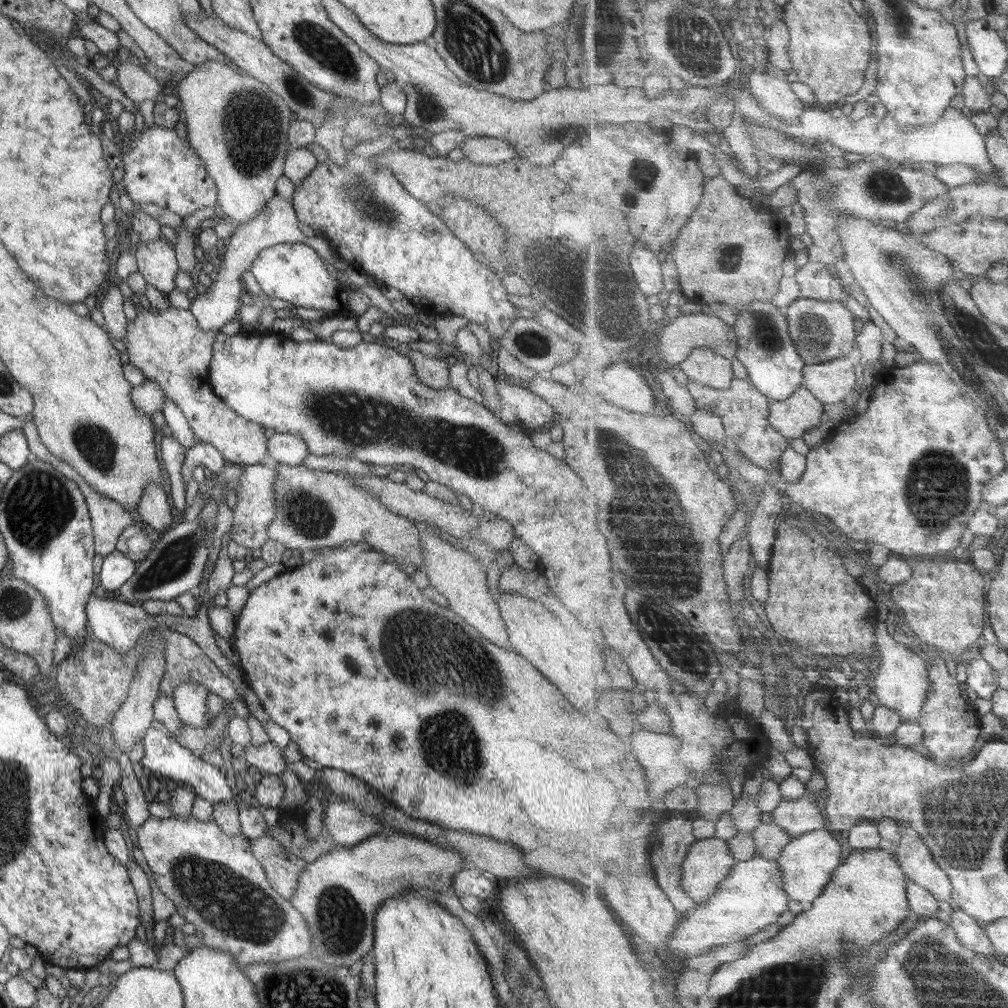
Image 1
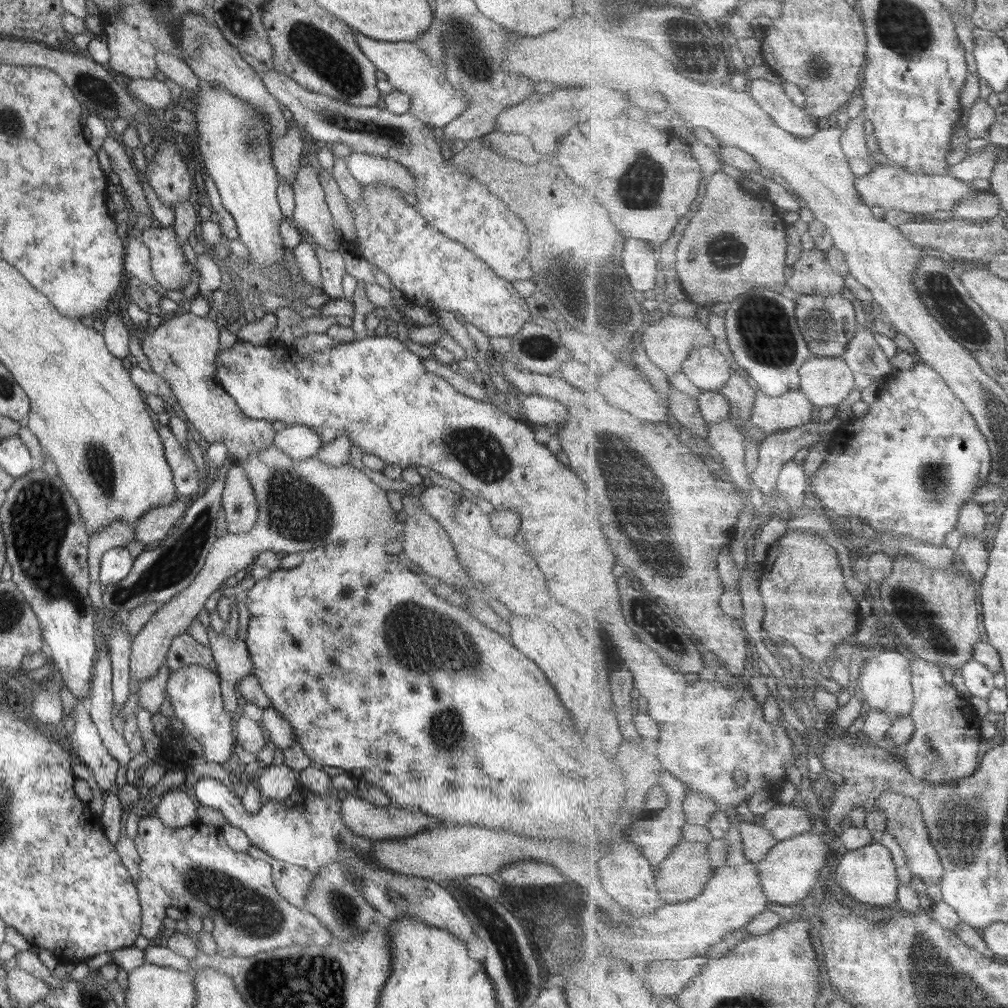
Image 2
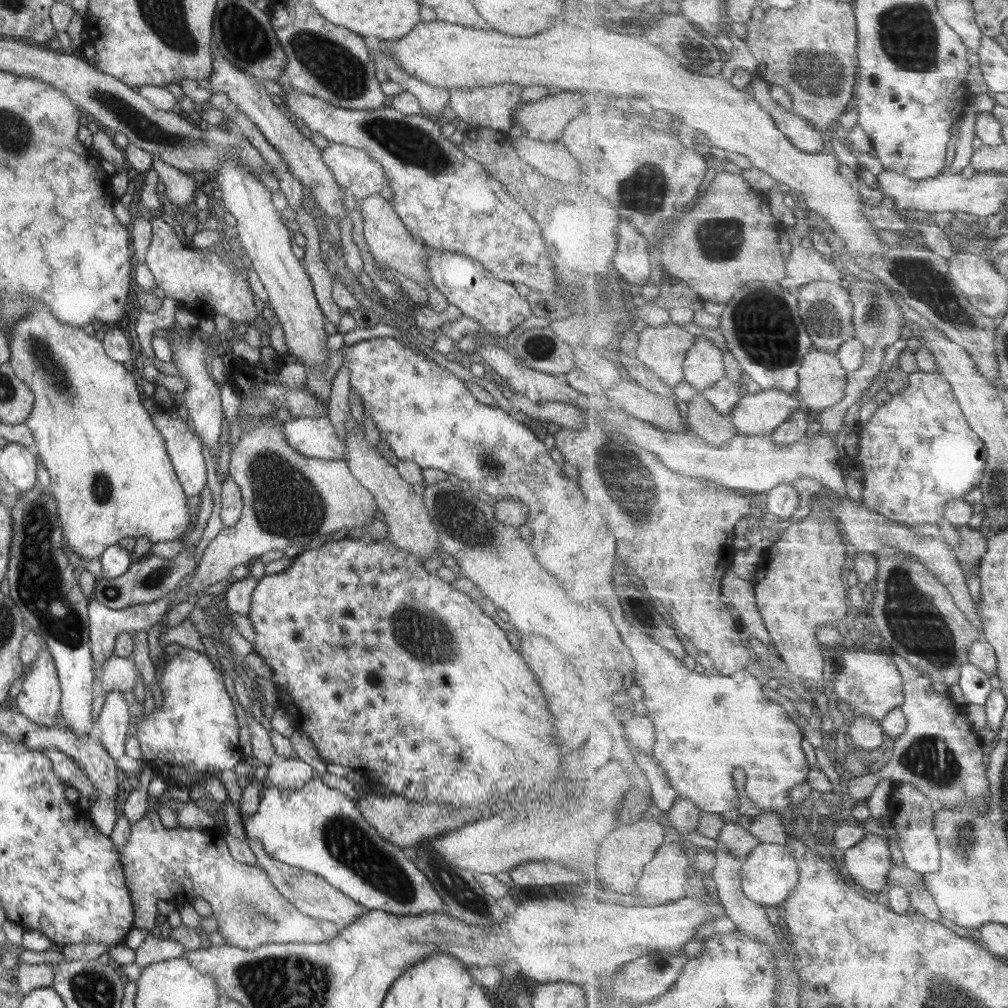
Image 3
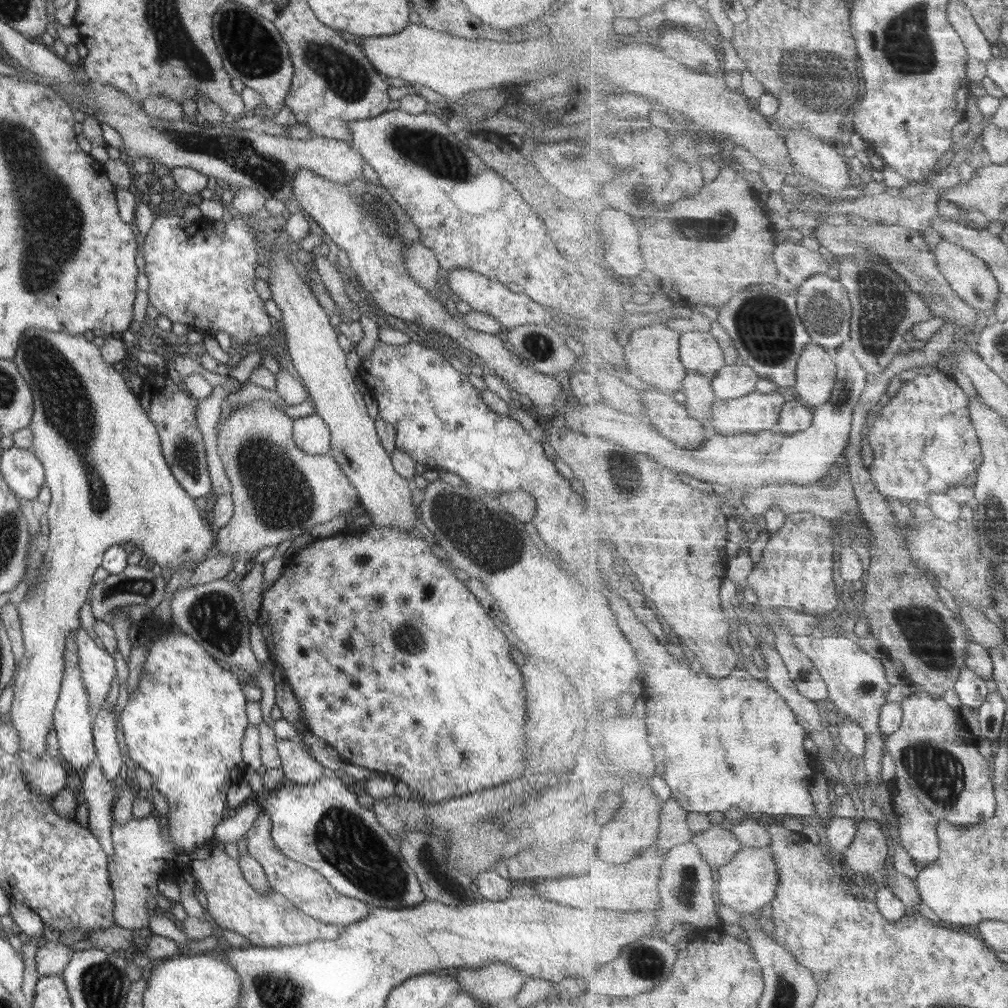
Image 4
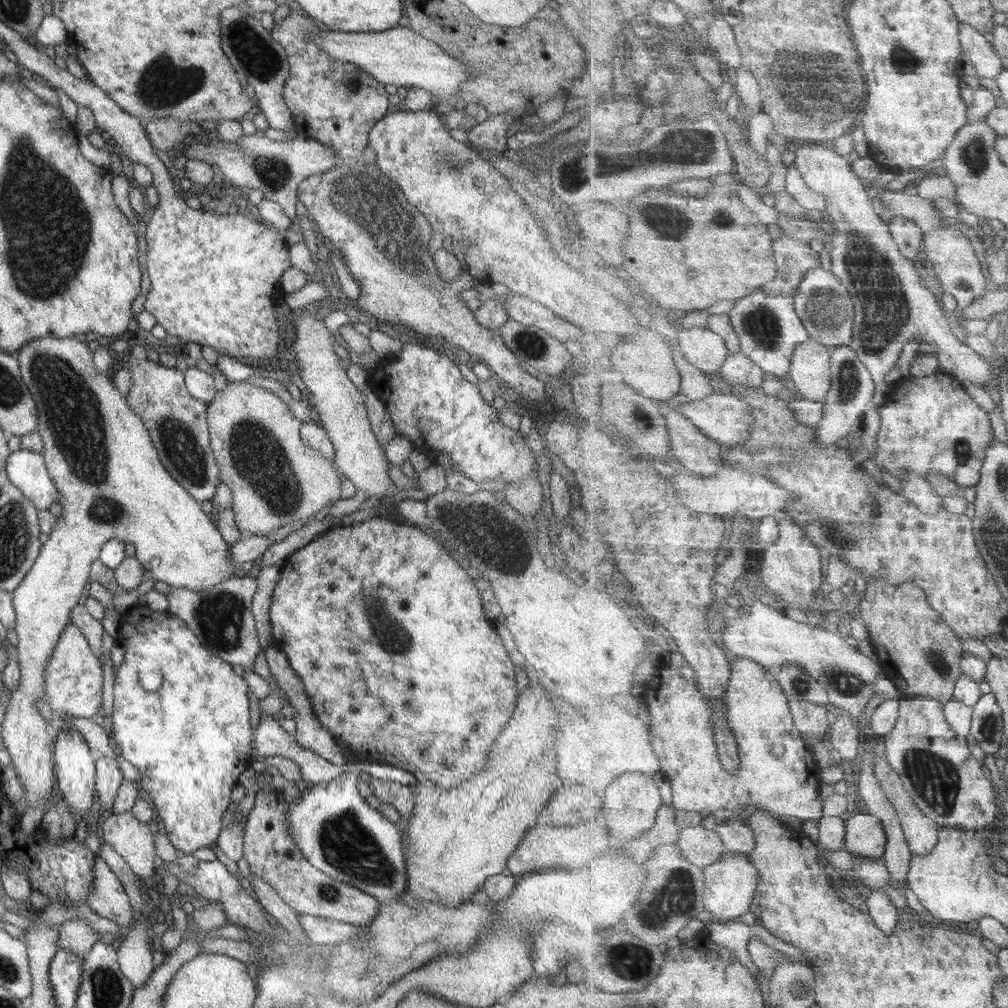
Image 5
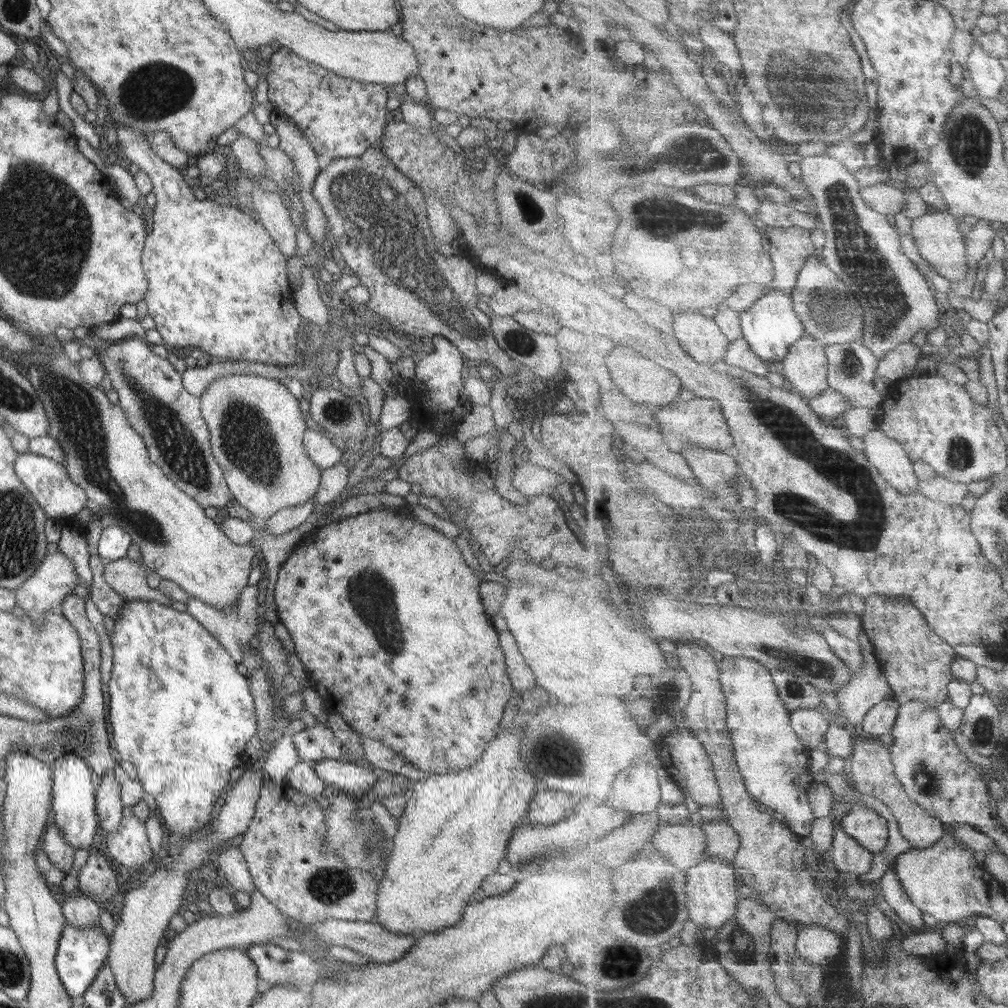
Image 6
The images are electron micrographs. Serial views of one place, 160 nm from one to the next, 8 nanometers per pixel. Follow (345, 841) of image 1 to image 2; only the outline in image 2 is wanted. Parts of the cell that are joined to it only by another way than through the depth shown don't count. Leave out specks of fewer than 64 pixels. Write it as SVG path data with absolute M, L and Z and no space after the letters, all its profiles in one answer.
M343 798L341 800L341 821L353 835L369 841L387 841L423 832L429 817L421 812L407 812L401 808L375 808L366 800Z

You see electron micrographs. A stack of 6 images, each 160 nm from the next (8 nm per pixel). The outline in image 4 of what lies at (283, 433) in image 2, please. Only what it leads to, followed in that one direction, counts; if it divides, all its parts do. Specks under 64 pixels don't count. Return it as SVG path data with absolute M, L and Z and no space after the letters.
M315 413L293 420L292 439L305 454L325 455L330 452L330 430Z

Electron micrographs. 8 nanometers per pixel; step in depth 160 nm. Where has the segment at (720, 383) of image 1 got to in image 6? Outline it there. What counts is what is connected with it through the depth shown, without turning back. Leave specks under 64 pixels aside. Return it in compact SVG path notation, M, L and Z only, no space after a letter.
M677 314L675 334L683 349L699 363L715 364L724 361L730 346L715 318L703 314Z

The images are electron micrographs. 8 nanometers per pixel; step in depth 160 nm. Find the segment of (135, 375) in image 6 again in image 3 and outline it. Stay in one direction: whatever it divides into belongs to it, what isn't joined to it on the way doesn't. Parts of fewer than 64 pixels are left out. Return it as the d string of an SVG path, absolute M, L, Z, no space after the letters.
M156 406L157 412L151 415L154 427L163 437L166 453L170 460L170 464L174 470L175 477L181 485L182 491L186 497L198 495L206 483L206 469L201 453L201 441L188 423L183 422L177 413L168 413L169 410L164 410L160 406Z

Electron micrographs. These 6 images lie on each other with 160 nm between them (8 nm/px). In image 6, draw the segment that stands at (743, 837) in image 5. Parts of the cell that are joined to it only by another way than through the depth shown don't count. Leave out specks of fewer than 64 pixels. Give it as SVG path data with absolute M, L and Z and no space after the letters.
M722 818L715 822L704 821L701 827L707 836L708 856L722 858L733 864L739 849L741 849L739 834L733 830L733 826L730 826L728 821Z

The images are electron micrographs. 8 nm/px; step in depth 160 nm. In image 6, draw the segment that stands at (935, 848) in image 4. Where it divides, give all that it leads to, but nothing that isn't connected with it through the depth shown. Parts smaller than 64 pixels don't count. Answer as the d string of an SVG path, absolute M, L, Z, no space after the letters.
M861 731L855 733L850 772L855 782L855 788L860 793L874 795L887 806L896 818L902 836L909 840L915 849L933 847L938 841L941 841L941 838L944 838L948 827L908 795L904 783L896 775L896 767L892 763L892 751L889 747L885 748L875 736L868 736Z

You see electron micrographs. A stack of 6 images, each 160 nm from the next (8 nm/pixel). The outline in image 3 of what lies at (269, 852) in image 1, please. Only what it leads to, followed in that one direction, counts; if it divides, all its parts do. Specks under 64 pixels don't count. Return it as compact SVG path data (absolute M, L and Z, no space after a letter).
M248 841L249 849L256 858L256 862L263 868L267 878L281 896L284 896L298 911L314 919L331 921L338 927L346 926L361 916L365 910L361 905L353 902L344 894L331 887L323 878L305 870L283 864L265 855L263 846L258 841Z

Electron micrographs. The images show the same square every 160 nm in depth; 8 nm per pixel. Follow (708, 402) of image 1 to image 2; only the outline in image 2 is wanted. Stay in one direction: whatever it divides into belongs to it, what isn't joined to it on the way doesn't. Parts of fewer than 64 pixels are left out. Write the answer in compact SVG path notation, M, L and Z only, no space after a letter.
M733 370L729 382L718 392L725 395L731 403L729 419L737 425L748 440L752 439L752 442L760 447L766 439L766 434L751 420L757 391L749 386L742 372Z

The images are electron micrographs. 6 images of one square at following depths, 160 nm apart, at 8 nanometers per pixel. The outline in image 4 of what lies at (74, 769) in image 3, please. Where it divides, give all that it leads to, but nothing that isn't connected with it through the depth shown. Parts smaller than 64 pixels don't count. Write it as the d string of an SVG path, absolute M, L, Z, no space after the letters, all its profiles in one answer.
M53 724L45 737L45 752L42 757L34 757L25 751L18 751L24 779L30 784L34 793L42 797L53 797L67 780L67 770L61 759L56 732Z

